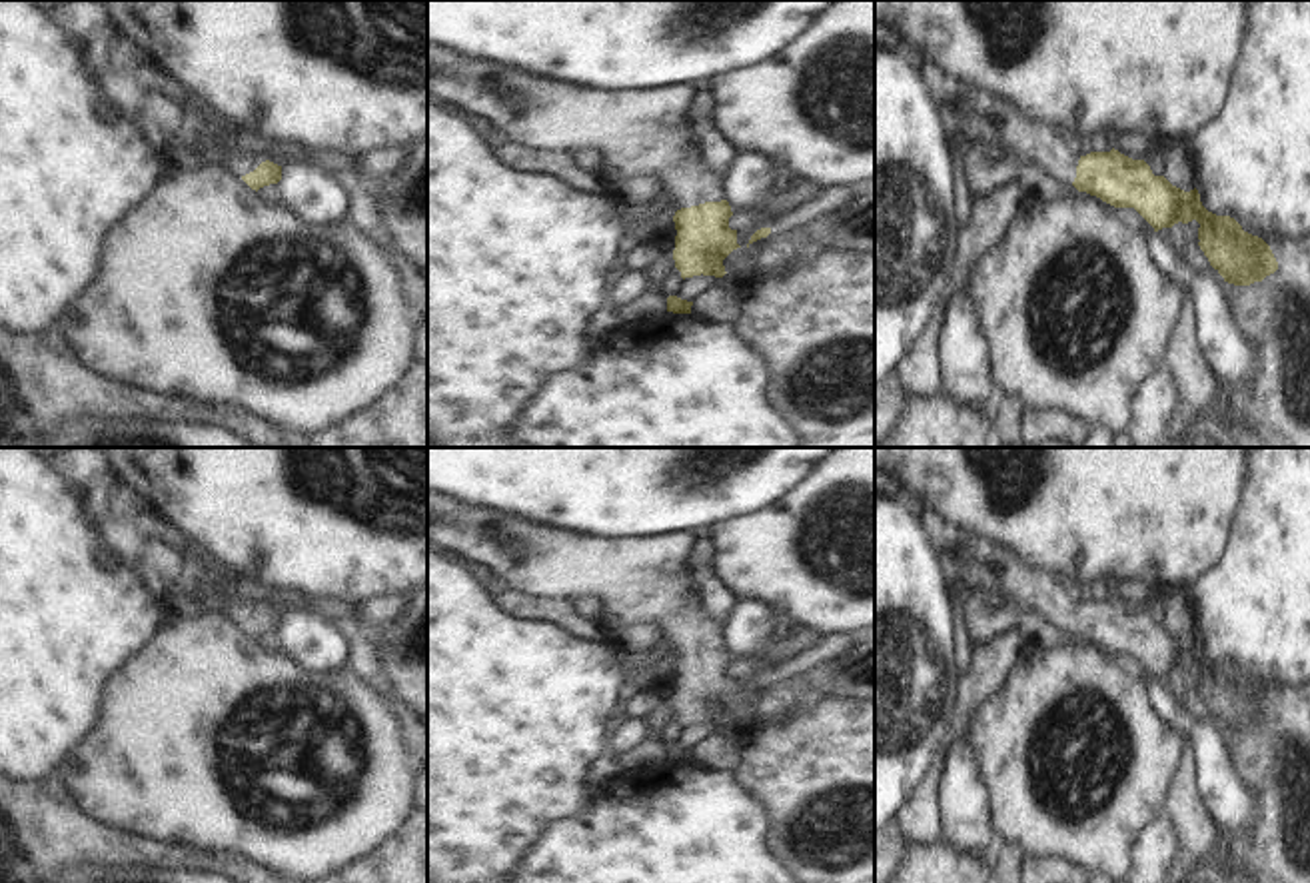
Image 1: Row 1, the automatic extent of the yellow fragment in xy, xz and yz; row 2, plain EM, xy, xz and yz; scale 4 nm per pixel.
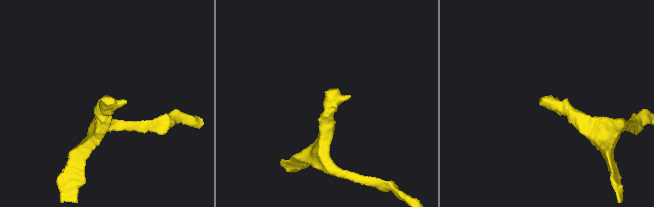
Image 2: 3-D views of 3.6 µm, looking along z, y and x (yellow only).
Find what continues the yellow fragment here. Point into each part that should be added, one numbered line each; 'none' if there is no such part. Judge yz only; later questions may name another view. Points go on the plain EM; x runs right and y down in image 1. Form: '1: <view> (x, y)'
1: yz (1019, 582)

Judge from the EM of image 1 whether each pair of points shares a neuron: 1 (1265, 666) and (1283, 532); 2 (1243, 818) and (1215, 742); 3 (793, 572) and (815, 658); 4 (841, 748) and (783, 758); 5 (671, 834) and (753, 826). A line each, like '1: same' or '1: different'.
1: same
2: same
3: different
4: same
5: same

